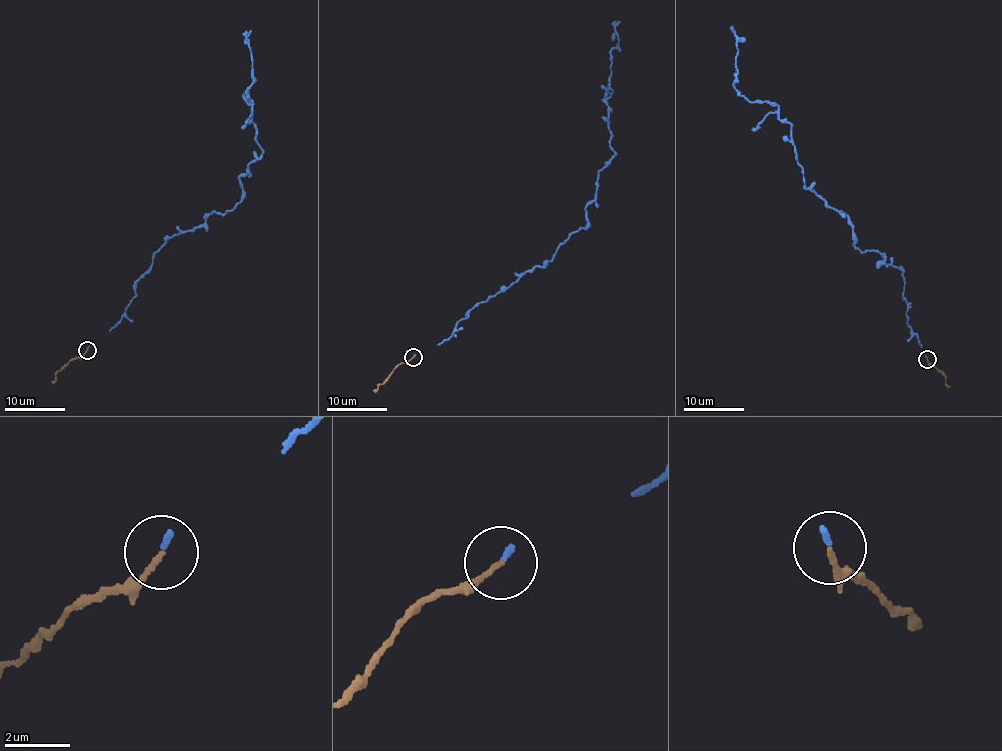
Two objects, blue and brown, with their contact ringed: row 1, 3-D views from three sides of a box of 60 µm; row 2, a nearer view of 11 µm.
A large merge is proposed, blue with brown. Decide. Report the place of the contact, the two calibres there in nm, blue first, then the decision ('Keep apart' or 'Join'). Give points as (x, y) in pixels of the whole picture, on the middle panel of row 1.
Place: (413, 357). Thickness 160 nm (blue) against 130 nm. Keep apart

